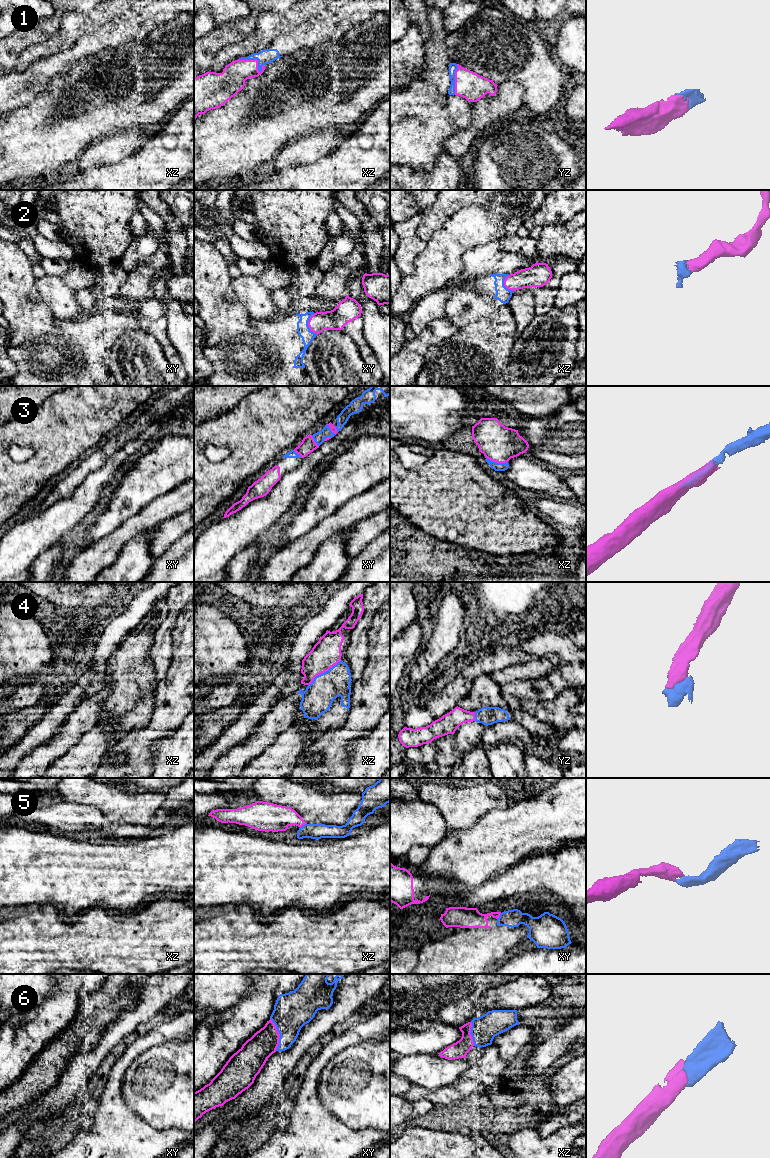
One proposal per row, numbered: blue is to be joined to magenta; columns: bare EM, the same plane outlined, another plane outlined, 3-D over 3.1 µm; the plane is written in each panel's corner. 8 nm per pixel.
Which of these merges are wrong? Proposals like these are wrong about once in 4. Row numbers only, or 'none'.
none

